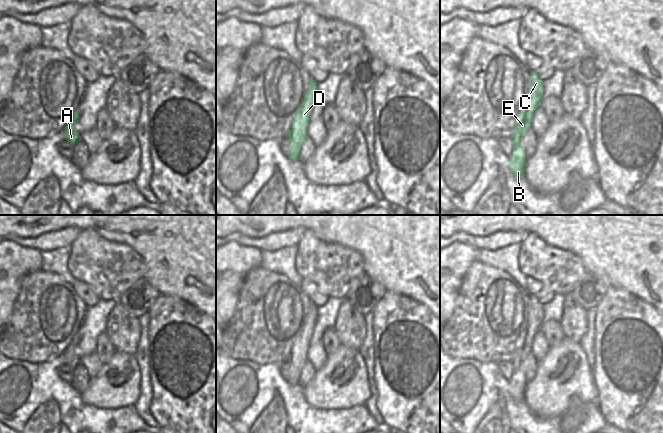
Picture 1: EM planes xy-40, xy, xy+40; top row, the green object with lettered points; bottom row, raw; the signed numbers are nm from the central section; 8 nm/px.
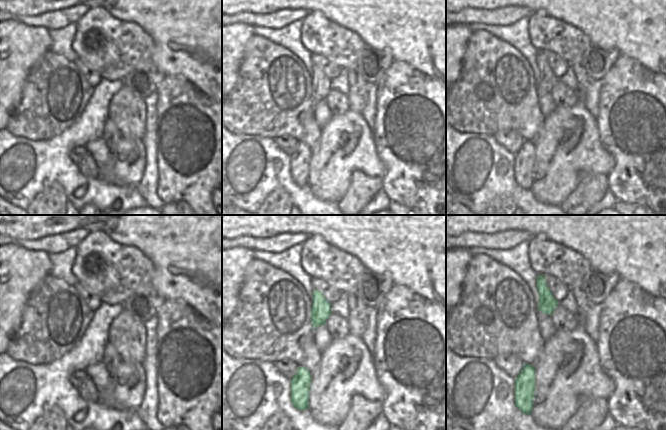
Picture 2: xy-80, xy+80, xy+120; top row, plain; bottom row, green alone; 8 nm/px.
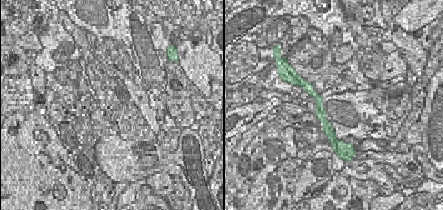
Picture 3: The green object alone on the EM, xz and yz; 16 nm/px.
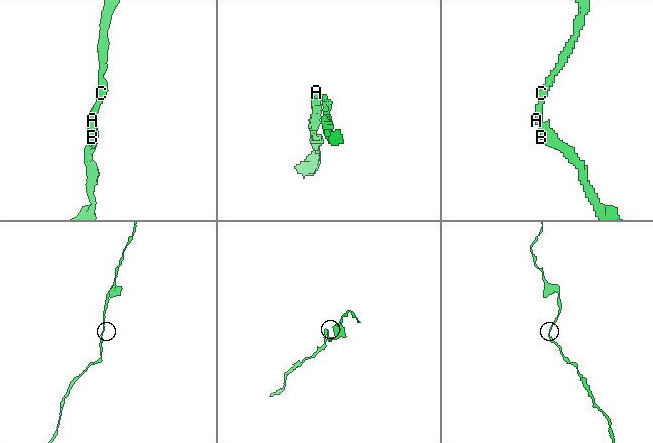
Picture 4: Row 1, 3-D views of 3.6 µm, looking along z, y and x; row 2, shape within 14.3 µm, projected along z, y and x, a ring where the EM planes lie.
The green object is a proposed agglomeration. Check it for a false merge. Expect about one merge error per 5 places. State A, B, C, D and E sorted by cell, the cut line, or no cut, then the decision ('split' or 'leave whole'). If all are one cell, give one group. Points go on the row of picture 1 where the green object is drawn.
A B C D E; no cut; leave whole

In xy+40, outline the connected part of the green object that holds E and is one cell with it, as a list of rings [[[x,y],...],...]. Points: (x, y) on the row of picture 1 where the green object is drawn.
[[[531,72],[531,83],[527,101],[515,119],[515,131],[511,137],[513,141],[513,151],[509,156],[509,169],[516,178],[525,176],[525,163],[528,160],[521,141],[525,133],[531,128],[533,115],[538,106],[541,106],[543,99],[543,81]]]

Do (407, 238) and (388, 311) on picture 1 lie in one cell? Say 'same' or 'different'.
different

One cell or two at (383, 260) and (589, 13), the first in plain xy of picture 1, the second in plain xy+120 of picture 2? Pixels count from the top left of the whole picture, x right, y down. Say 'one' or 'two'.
one

